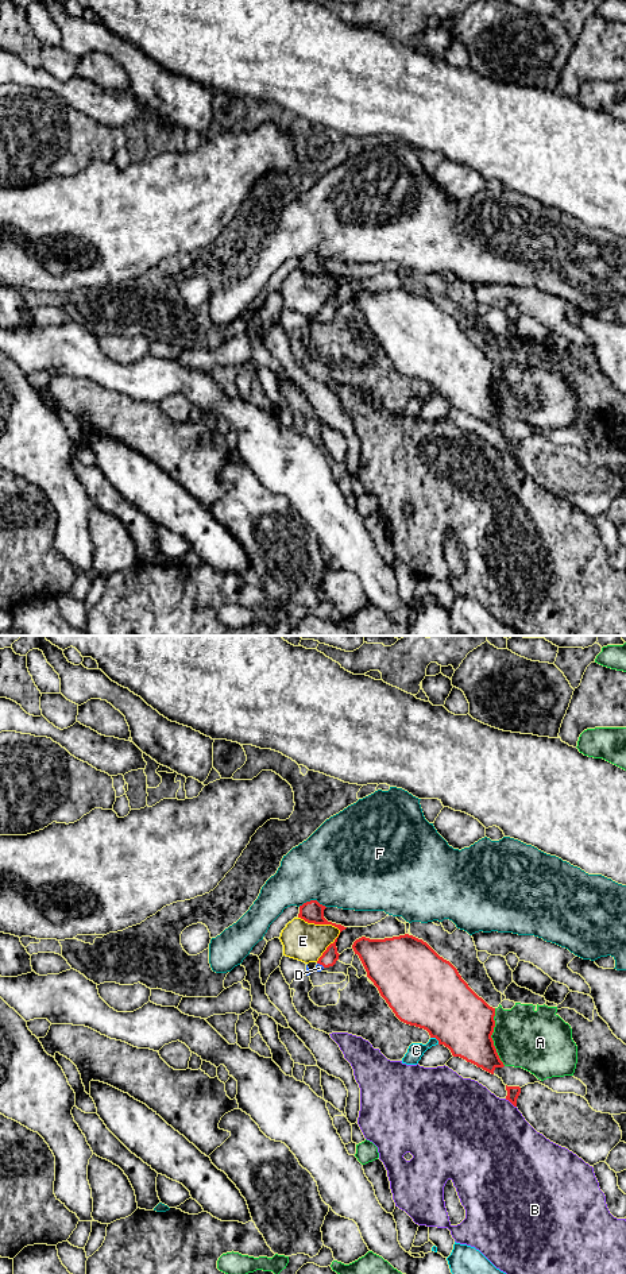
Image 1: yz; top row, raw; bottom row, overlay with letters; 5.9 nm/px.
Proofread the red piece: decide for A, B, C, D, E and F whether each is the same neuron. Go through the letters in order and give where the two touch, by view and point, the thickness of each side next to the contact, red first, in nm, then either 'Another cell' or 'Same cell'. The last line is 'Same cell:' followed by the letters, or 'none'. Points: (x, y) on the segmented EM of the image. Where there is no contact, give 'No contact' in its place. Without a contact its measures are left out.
A: Touches red at yz (490, 1037). Thickness 360 nm (red) against 360 nm. Another cell
B: Touches red at yz (510, 1101). Thickness 80 nm (red) against 480 nm. Another cell
C: Touches red at yz (436, 1038). Thickness 400 nm (red) against 100 nm. Another cell
D: Touches red at yz (321, 964). Thickness 90 nm (red) against 50 nm. Same cell
E: Touches red at yz (335, 926). Thickness 130 nm (red) against 240 nm. Another cell
F: Touches red at yz (312, 900). Thickness 130 nm (red) against 460 nm. Another cell
Same cell: D

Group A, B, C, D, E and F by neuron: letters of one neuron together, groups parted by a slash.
A / B / C / D / E / F

